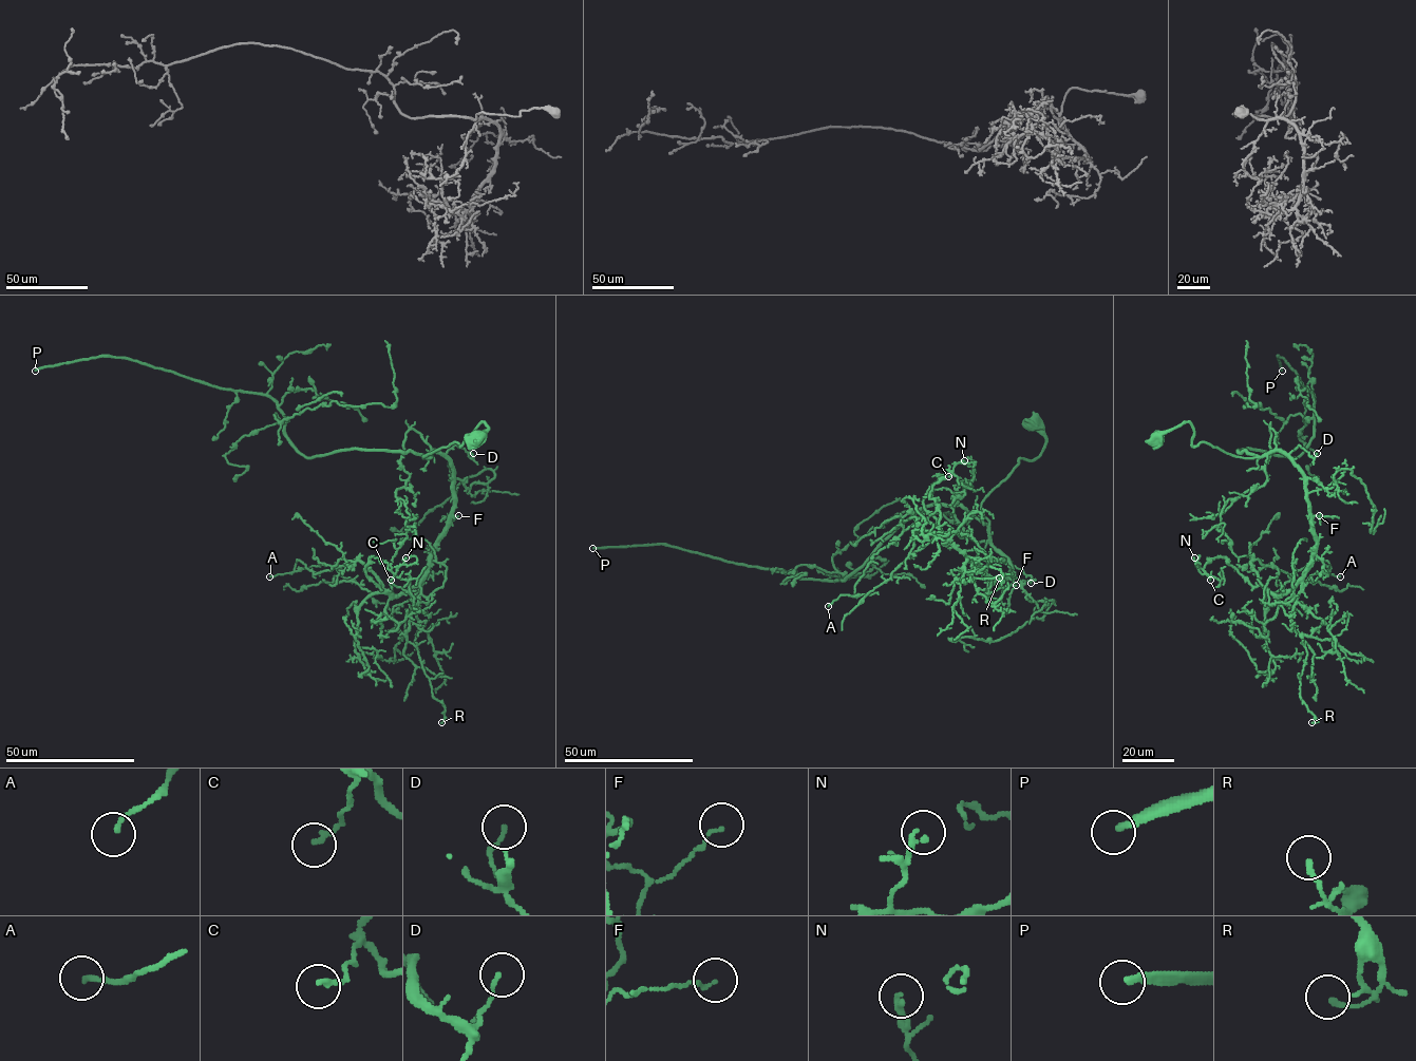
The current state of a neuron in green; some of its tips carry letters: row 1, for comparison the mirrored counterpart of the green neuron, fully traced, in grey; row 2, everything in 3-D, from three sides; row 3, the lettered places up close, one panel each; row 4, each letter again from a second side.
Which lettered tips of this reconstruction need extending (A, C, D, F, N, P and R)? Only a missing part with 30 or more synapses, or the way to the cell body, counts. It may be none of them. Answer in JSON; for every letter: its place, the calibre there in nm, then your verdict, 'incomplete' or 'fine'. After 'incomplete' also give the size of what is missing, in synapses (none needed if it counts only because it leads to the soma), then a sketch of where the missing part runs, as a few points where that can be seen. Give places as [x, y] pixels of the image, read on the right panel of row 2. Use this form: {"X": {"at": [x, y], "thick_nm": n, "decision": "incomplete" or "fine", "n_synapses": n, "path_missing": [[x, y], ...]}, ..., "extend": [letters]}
{"A": {"at": [1340, 576], "thick_nm": 140, "decision": "fine"}, "C": {"at": [1210, 580], "thick_nm": 180, "decision": "fine"}, "D": {"at": [1317, 453], "thick_nm": 110, "decision": "fine"}, "F": {"at": [1319, 515], "thick_nm": 90, "decision": "fine"}, "N": {"at": [1194, 557], "thick_nm": 220, "decision": "fine"}, "P": {"at": [1282, 371], "thick_nm": 240, "decision": "incomplete", "n_synapses": 350, "path_missing": [[1282, 371], [1310, 406], [1305, 399], [1268, 437], [1275, 437], [1276, 421], [1263, 418], [1260, 381], [1270, 351]]}, "R": {"at": [1311, 722], "thick_nm": 180, "decision": "fine"}, "extend": ["P"]}

